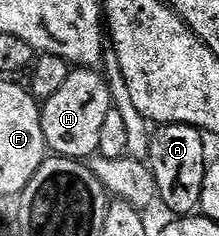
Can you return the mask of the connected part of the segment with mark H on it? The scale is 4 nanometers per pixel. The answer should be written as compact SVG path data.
M95 68L72 69L69 80L65 80L61 92L57 92L57 96L49 96L49 100L42 103L43 131L47 149L52 155L86 160L98 151L105 116L113 108L107 82L98 74L99 72Z

